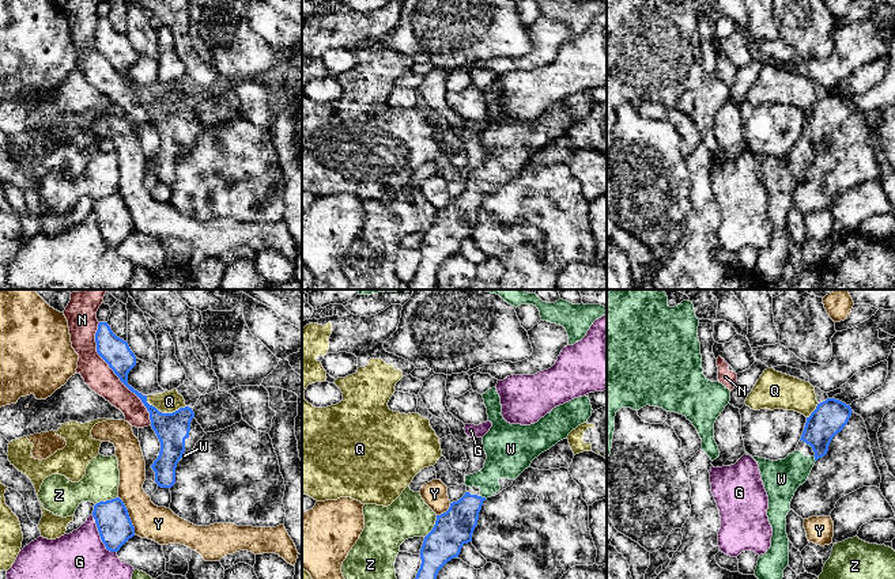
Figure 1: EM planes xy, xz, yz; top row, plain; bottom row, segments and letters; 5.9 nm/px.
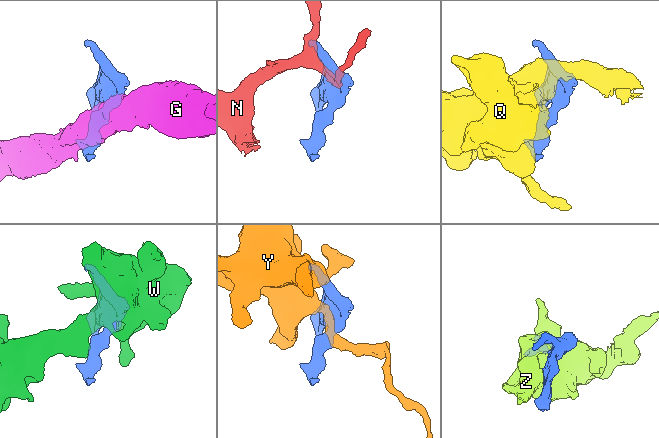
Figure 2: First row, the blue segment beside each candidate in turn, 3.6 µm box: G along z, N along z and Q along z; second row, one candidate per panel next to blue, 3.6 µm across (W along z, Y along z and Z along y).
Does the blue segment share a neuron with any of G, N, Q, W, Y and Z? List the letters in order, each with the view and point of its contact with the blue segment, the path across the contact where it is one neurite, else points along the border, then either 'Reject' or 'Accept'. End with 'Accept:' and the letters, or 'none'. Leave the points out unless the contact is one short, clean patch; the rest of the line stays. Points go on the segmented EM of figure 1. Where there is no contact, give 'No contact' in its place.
G: Touches blue at xy (101, 537). Reject
N: Touches blue at xy (114, 373). Reject
Q: Touches blue at xy (163, 413). Boundary: xy (146, 396), (146, 400), (162, 412), (174, 412), (185, 405). Reject
W: Touches blue at xz (483, 498). Path across: xz (454, 528), (483, 498), (487, 477), (503, 461). Accept
Y: Touches blue at xy (128, 515). Reject
Z: Touches blue at xy (106, 500). Reject
Accept: W

